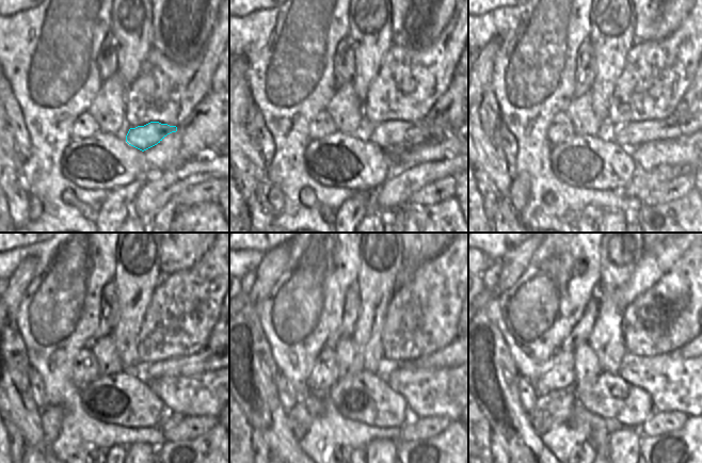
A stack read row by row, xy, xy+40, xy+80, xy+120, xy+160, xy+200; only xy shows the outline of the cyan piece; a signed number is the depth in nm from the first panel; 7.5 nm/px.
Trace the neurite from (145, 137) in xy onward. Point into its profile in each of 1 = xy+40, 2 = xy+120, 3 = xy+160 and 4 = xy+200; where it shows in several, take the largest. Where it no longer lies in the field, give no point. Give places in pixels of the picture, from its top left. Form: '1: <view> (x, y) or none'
1: xy+40 (389, 134)
2: xy+120 (207, 360)
3: xy+160 (445, 358)
4: xy+200 (685, 351)

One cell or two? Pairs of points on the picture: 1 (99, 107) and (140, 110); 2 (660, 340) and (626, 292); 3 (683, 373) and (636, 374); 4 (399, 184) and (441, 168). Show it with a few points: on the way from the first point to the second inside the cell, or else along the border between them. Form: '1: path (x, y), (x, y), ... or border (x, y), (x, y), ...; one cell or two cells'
1: border (129, 86), (126, 93), (126, 115), (124, 120); two cells
2: border (653, 286), (637, 296), (623, 309); two cells
3: path (671, 373), (648, 373); one cell
4: path (410, 178), (415, 178), (430, 172); one cell

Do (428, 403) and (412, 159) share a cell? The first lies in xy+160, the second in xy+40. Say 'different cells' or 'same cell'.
same cell

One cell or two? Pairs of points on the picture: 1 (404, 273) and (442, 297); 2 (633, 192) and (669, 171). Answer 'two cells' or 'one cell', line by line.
1: two cells
2: one cell

